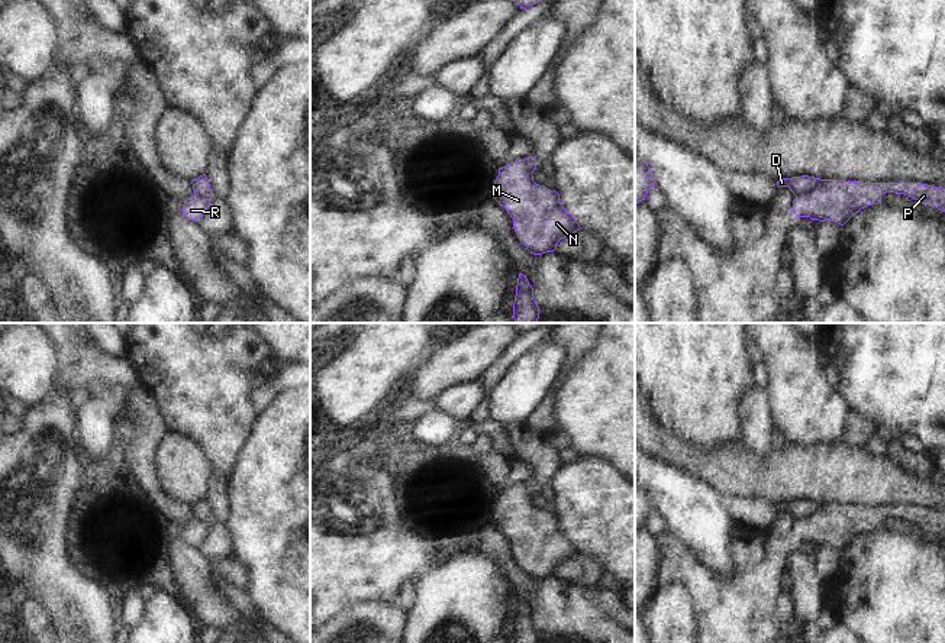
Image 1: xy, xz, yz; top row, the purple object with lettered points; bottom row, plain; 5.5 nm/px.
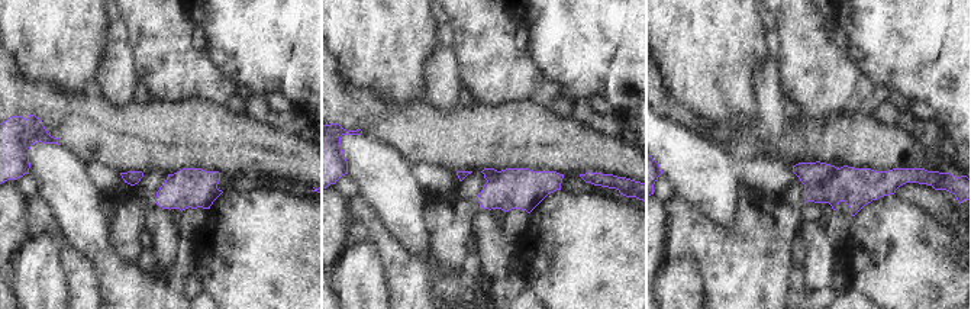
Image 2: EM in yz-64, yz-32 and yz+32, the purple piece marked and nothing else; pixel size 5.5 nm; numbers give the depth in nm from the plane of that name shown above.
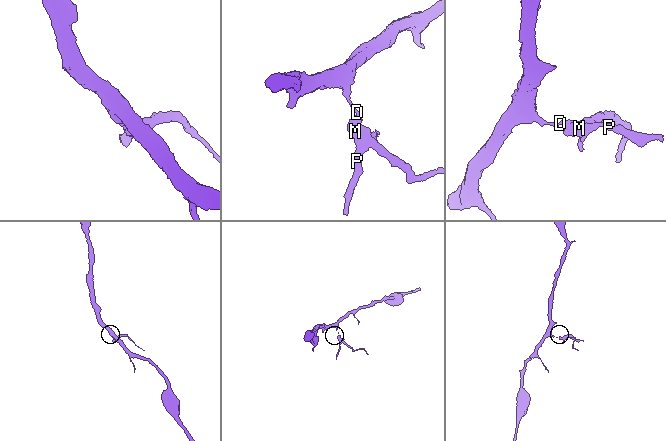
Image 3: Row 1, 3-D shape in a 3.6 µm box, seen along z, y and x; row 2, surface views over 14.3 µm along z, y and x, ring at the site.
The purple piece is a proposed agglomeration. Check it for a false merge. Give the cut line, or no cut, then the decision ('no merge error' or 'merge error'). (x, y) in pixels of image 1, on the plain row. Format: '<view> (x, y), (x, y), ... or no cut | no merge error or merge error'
yz (822, 504), (796, 522) | merge error

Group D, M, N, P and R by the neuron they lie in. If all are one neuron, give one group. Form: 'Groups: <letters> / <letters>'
Groups: D / M N P R.

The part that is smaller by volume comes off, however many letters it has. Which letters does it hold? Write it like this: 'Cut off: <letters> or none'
Cut off: M, N, P, R

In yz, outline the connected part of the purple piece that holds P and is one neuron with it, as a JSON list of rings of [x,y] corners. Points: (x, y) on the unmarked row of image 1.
[[[822,504],[794,523],[791,536],[812,545],[830,545],[844,550],[861,533],[881,527],[886,517],[904,518],[922,529],[945,536],[945,513],[919,507],[858,507]]]

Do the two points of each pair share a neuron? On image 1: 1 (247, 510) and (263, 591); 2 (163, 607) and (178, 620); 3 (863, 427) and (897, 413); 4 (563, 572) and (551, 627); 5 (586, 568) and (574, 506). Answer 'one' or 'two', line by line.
1: one
2: one
3: two
4: two
5: two

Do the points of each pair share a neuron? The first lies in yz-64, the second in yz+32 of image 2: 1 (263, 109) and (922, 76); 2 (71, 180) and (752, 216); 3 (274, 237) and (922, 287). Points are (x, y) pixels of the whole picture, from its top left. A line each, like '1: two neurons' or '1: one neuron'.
1: two neurons
2: two neurons
3: one neuron

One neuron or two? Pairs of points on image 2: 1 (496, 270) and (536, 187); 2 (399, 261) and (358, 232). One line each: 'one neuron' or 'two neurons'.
1: two neurons
2: one neuron

